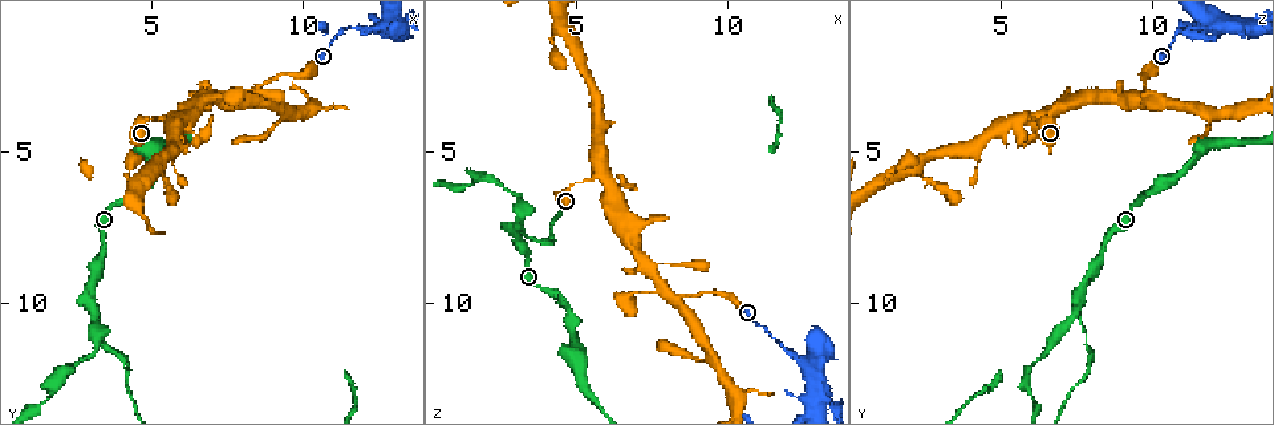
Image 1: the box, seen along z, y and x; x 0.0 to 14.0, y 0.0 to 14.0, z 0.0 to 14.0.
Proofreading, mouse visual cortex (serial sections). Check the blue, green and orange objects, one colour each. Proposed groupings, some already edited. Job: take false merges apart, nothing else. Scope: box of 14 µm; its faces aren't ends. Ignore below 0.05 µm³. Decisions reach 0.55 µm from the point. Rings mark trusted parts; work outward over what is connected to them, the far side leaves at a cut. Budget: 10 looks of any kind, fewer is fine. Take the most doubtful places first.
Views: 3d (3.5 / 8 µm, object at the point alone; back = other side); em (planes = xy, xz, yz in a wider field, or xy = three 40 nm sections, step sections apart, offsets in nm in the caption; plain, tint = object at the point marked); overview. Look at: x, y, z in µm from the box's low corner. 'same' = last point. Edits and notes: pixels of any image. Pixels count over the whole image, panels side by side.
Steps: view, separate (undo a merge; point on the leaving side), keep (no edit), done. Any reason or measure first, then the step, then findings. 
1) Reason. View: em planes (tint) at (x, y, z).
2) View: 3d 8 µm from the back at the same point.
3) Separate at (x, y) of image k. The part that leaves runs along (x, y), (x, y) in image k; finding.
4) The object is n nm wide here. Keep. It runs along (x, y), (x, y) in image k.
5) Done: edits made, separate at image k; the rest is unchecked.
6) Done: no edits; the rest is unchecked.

Two arms in line, one across. View: 3d 3.5 µm at (3.0, 10.1, 7.6).

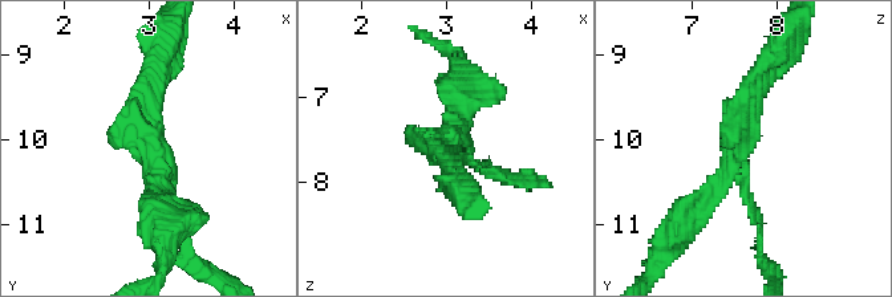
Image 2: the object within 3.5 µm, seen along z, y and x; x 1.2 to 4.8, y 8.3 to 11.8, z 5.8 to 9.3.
3 arms meet here; the arms are 100, 200, 250 nm wide; shape alone is not enough. View: em xy step 1 (tint) at (3.05, 10.10, 7.45).

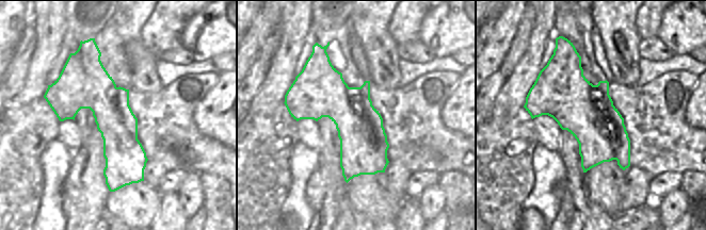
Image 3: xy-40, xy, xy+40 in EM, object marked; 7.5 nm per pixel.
Keep. It runs along (91, 54), (115, 120), (112, 189) in image 3; one cell here.

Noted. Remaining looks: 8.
A narrow waist. View: 3d 3.5 µm at (4.9, 5.4, 11.2).

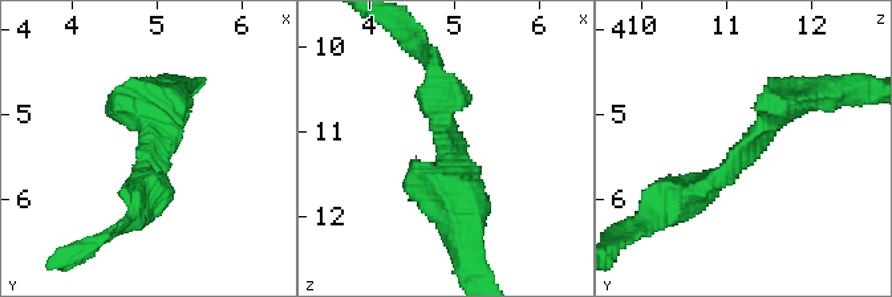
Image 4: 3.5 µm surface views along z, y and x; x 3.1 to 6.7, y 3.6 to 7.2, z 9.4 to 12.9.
Now the EM. View: em xy step 3 (tint) at (4.95, 5.30, 11.25).

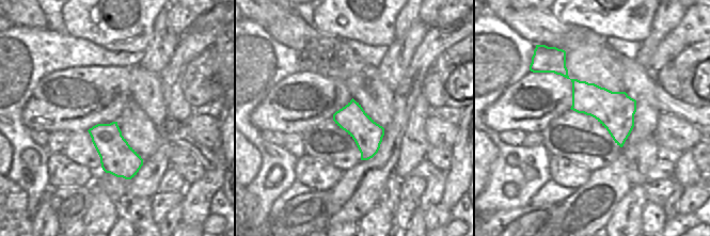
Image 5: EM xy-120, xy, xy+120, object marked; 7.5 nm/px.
Keep. It runs along (684, 200), (782, 100), (817, 96) in image 4; all the same cell.

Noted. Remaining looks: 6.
Sharp bend. View: 3d 8 µm at (6.5, 4.6, 6.1).

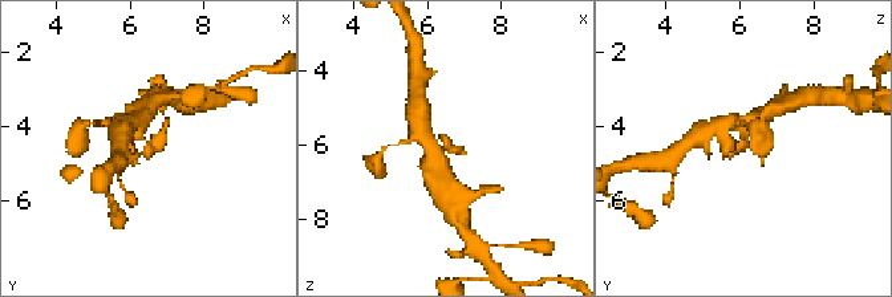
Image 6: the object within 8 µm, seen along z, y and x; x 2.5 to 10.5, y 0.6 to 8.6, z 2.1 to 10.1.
View: 3d 3.5 µm at (6.6, 4.5, 6.0).

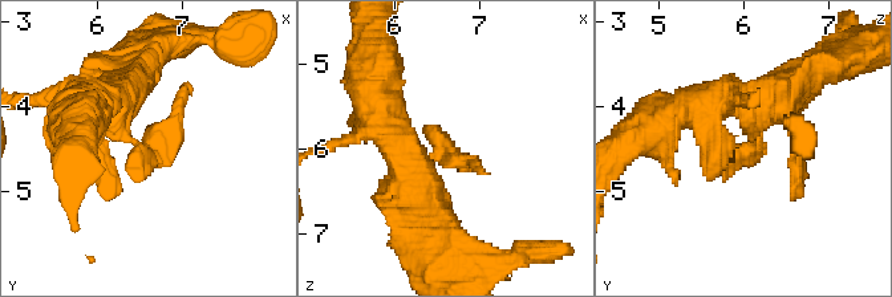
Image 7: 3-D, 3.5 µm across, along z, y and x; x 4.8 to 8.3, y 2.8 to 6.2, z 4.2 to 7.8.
Shape alone is not enough. View: em xy step 2 (tint) at (6.55, 4.45, 6.05).

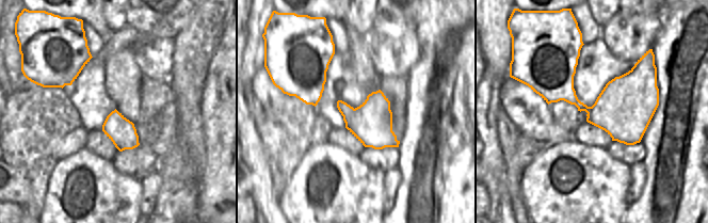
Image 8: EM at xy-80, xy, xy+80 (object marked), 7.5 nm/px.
Separate at (175, 112) of image 7. The part that leaves runs along (140, 147), (177, 118), (189, 82) in image 7; two cells meet here.

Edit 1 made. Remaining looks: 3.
Side arm on a straight run. View: 3d 8 µm at (5.4, 5.3, 2.5).

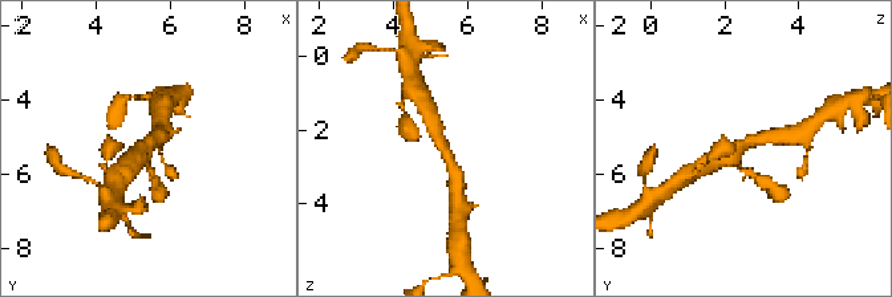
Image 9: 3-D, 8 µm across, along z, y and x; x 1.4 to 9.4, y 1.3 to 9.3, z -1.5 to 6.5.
Zoom in. View: 3d 3.5 µm from the back at (5.3, 5.2, 2.4).

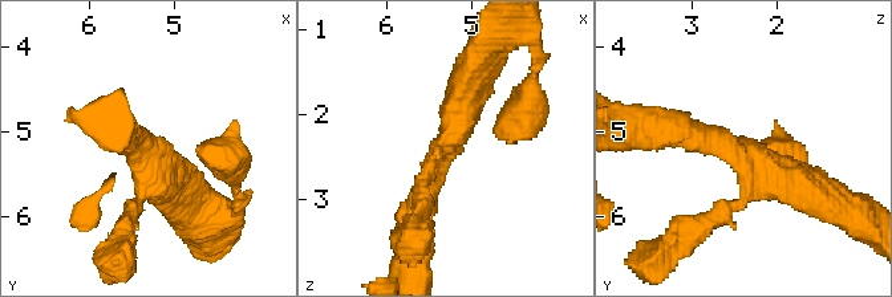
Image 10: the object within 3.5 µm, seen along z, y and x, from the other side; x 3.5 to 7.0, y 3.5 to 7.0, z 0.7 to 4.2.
3 arms meet here. Keep. It runs along (663, 133), (728, 141), (806, 190) in image 10; all the same cell.

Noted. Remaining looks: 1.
Done: edits made, separate at image 7; the rest is unchecked.

